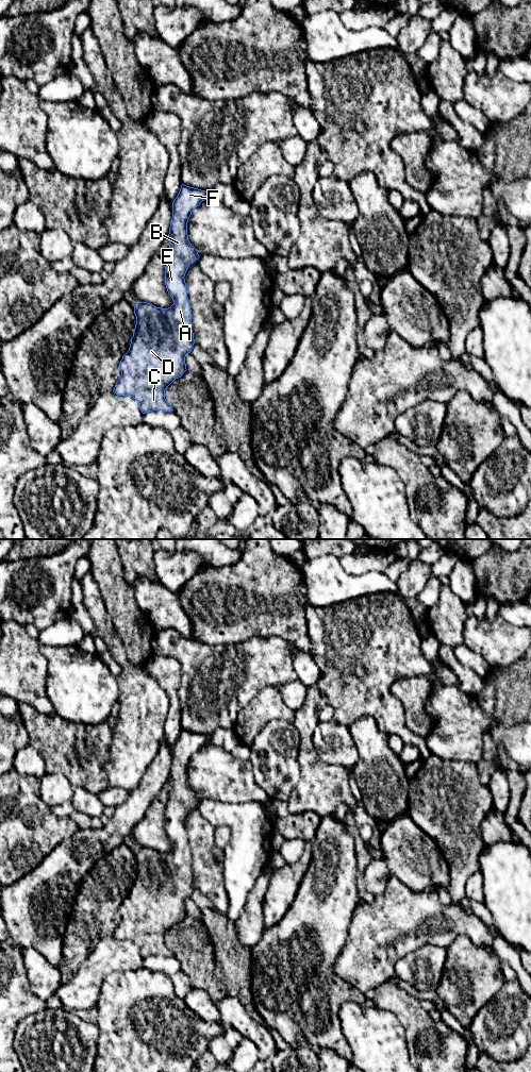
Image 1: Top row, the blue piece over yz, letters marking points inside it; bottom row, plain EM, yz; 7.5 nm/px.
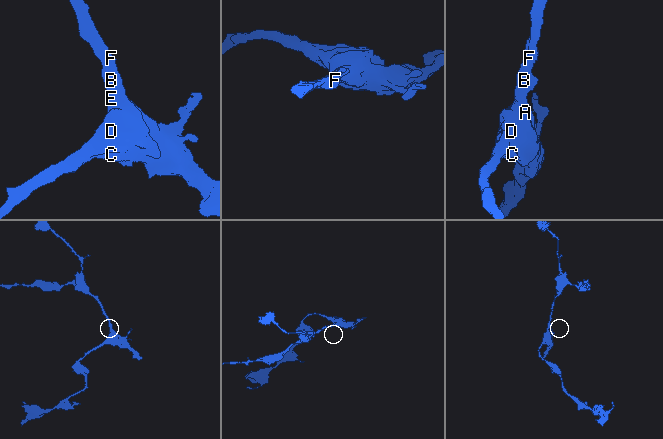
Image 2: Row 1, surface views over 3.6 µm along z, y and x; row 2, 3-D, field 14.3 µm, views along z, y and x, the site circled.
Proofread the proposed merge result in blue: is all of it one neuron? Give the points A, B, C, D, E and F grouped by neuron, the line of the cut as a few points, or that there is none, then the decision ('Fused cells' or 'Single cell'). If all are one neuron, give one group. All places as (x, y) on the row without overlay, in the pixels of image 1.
Groups: A B C D E F. No split. Single cell

